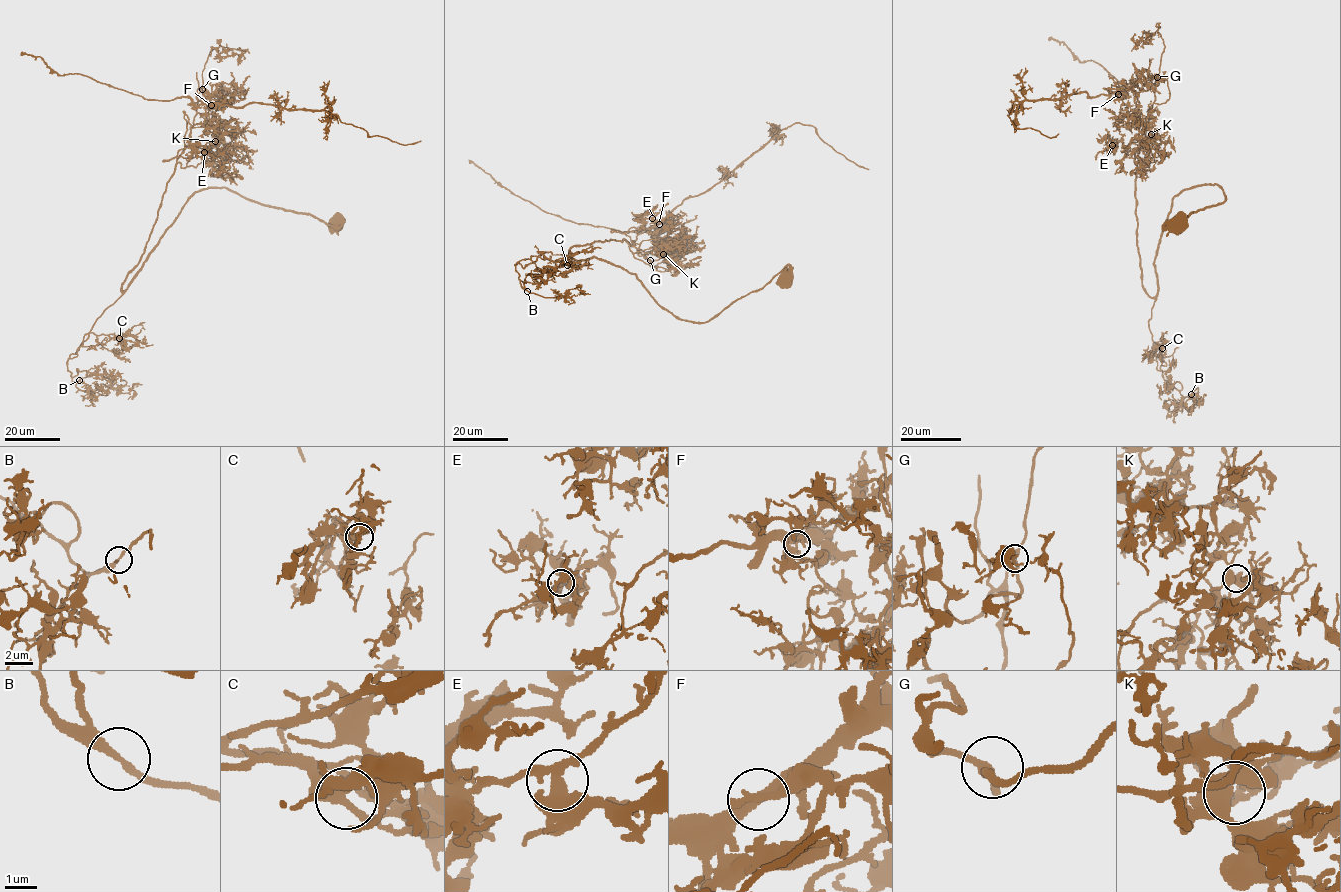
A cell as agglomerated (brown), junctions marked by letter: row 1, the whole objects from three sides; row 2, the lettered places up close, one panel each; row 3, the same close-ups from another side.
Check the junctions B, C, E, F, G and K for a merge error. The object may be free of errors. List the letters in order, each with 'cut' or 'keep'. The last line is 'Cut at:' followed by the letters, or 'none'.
B: keep
C: keep
E: keep
F: cut
G: keep
K: keep
Cut at: F

